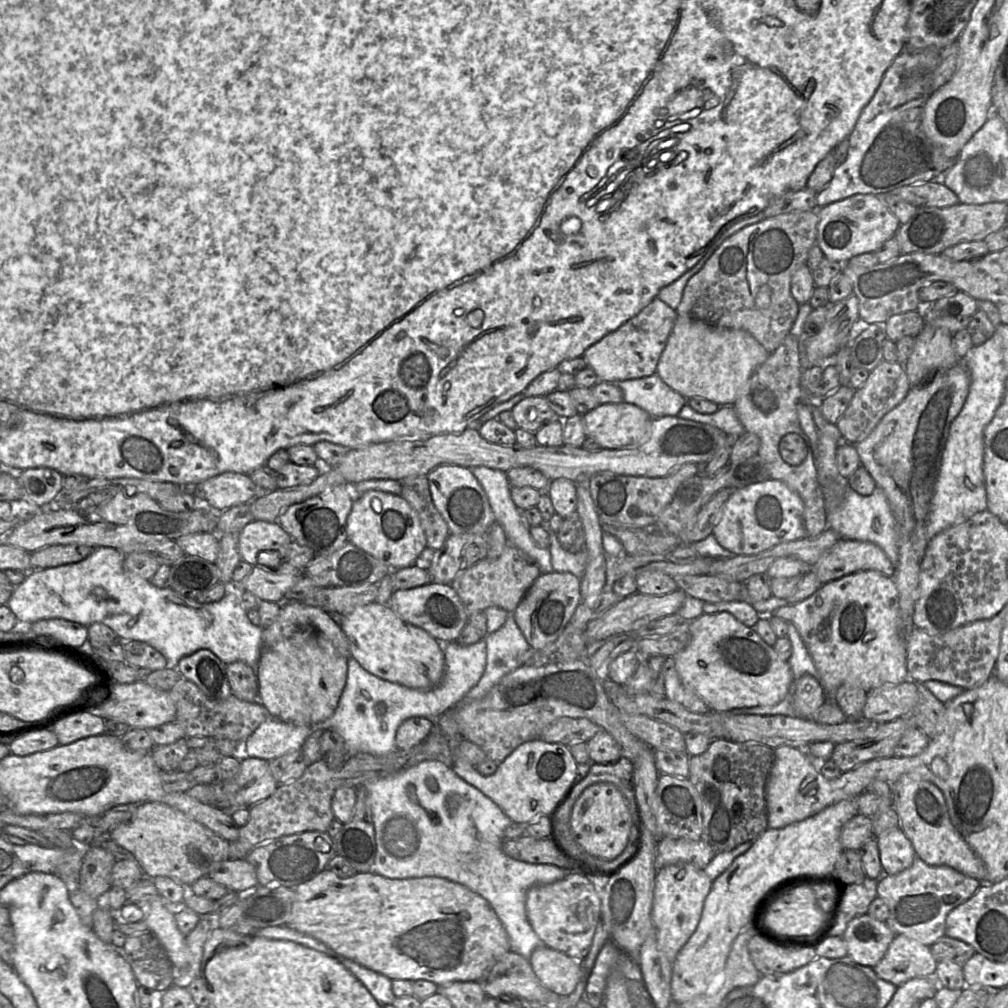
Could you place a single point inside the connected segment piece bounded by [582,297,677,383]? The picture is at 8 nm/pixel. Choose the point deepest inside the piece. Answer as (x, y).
(632, 351)

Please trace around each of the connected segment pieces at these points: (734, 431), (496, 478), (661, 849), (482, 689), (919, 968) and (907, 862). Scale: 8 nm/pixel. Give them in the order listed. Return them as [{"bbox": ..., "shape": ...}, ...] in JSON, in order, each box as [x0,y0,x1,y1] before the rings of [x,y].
[{"bbox":[678,404,746,437],"shape":[[[686,404],[678,416],[685,420],[718,428],[730,437],[740,437],[746,432],[733,406],[721,406],[713,414],[701,414]]]},{"bbox":[469,466,554,573],"shape":[[[477,466],[469,469],[471,469],[487,494],[489,504],[495,515],[495,522],[498,522],[502,526],[508,542],[529,555],[537,563],[541,573],[554,572],[549,548],[541,548],[536,544],[530,534],[531,526],[529,526],[522,511],[518,509],[511,498],[511,485],[508,481],[506,472],[484,466]]]},{"bbox":[656,837,715,869],"shape":[[[662,837],[657,845],[656,868],[691,863],[704,869],[715,856],[714,850],[702,839]]]},{"bbox":[464,613,530,701],"shape":[[[513,613],[497,631],[485,636],[487,658],[479,682],[466,694],[464,701],[484,697],[505,675],[523,665],[523,654],[530,646],[519,629]]]},{"bbox":[873,934,937,987],"shape":[[[896,934],[884,957],[873,967],[875,973],[896,987],[918,977],[933,977],[937,961],[930,946]]]},{"bbox":[876,826,917,874],"shape":[[[900,826],[884,831],[876,840],[883,874],[898,874],[913,864],[917,854]]]}]

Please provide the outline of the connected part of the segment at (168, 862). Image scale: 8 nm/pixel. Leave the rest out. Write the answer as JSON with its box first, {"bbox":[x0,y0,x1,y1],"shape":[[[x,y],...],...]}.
{"bbox":[109,802,229,885],"shape":[[[159,802],[135,804],[139,806],[134,817],[113,829],[109,839],[137,859],[145,876],[166,876],[192,885],[207,876],[216,863],[229,859],[229,842],[181,811]]]}

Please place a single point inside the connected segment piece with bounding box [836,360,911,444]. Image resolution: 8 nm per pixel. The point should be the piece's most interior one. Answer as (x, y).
(887, 385)

